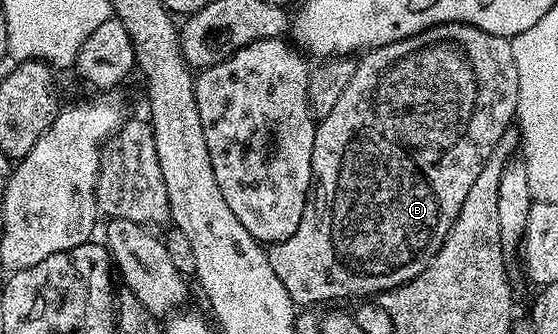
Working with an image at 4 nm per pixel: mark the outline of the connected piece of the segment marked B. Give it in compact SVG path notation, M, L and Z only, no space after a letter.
M453 21L447 25L433 25L417 37L406 37L391 45L379 45L367 52L361 58L362 62L357 62L352 83L344 87L344 95L340 95L336 107L332 107L332 111L328 111L328 115L317 122L314 131L312 208L306 208L300 227L296 227L292 236L286 241L271 244L268 249L272 271L276 271L276 279L284 283L284 291L288 291L295 306L318 307L314 305L333 299L334 293L330 289L310 289L317 281L331 281L350 293L377 295L387 289L395 289L398 285L407 285L412 278L420 275L420 271L424 271L436 251L440 251L452 223L460 215L460 207L464 207L464 199L468 196L468 191L472 191L476 175L480 175L496 143L500 143L504 131L511 128L515 120L520 92L520 61L518 57L514 58L514 49L510 45L513 44L505 37Z

